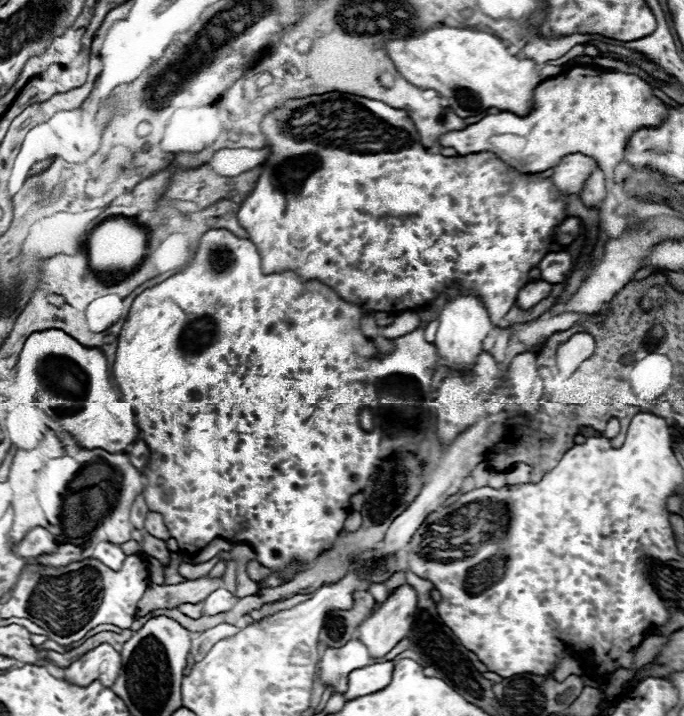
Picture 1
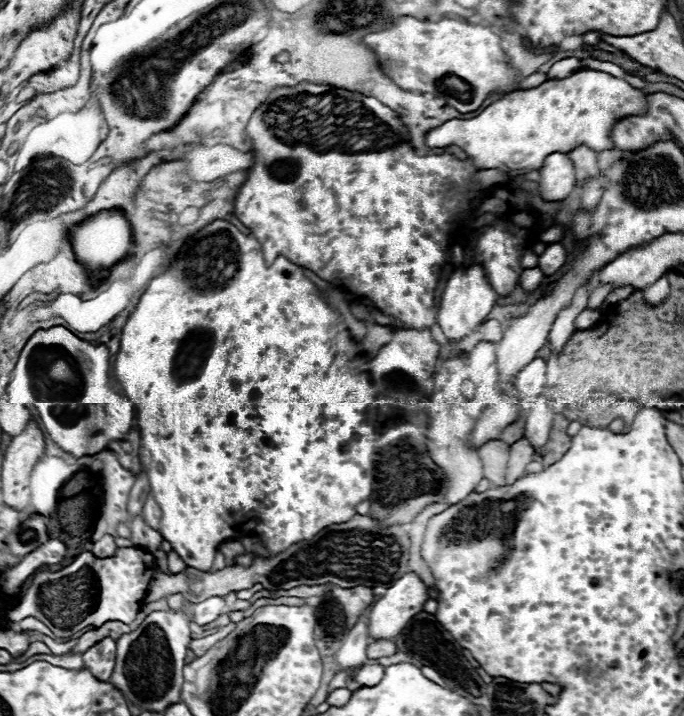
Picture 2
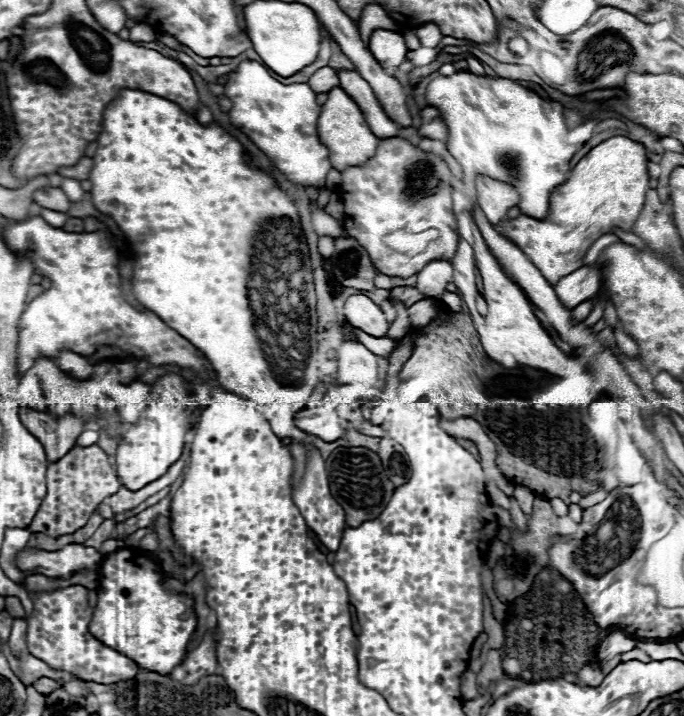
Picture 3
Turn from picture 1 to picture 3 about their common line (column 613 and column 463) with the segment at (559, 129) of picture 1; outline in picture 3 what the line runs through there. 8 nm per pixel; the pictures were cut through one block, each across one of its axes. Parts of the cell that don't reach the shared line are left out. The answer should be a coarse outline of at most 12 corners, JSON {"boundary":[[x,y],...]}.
{"boundary":[[434,78],[466,184],[546,218],[576,146],[562,104],[514,80]]}

